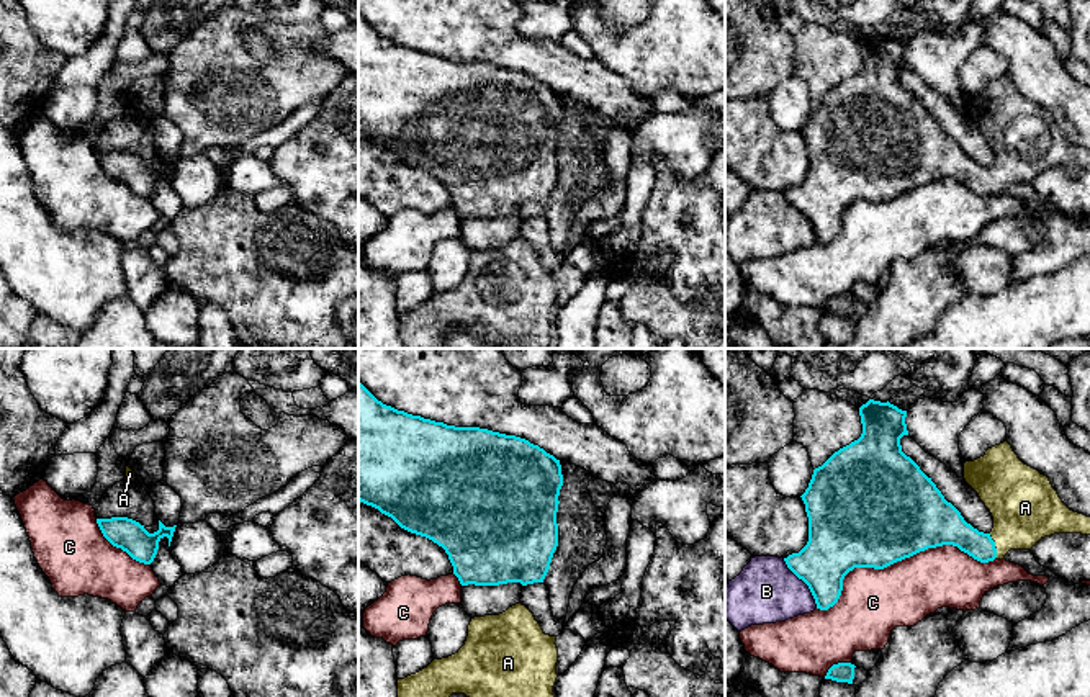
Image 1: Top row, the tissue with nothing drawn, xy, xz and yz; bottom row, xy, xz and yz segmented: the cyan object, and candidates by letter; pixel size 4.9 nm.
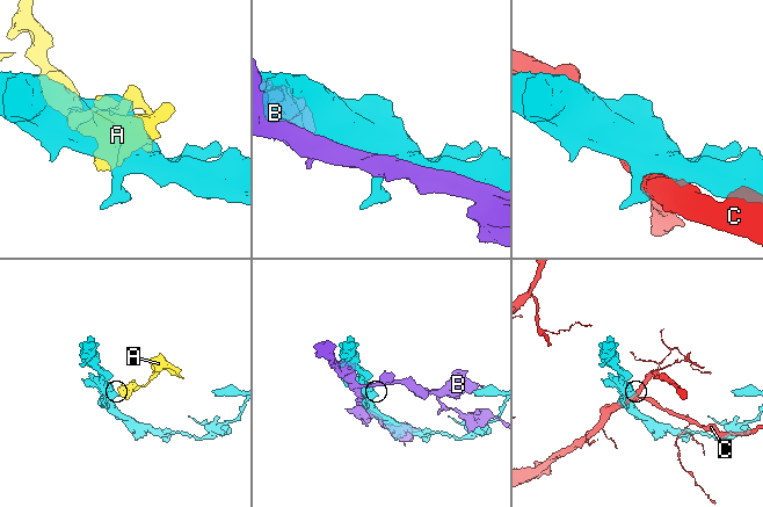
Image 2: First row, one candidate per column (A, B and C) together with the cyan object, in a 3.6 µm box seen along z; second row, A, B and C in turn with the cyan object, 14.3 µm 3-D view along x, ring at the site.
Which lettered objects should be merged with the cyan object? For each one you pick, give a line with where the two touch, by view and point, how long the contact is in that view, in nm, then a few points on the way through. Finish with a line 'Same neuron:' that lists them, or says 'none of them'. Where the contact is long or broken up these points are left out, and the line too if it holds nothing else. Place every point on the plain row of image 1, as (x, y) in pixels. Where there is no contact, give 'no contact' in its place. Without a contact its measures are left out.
A: contact yz (994, 179); length 130 nm; way yz (946, 161), (974, 177), (994, 179), (1020, 152), (1025, 141)
Same neuron: A

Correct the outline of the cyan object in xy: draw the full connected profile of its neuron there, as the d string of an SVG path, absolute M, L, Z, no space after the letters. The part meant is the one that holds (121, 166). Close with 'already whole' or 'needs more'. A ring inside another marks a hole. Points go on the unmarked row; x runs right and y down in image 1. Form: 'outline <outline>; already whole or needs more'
outline M128 151L97 152L103 170L116 182L126 185L133 193L151 198L157 188L159 175L167 170L169 180L175 160L165 160L159 154L159 164L149 167L144 159Z; already whole

